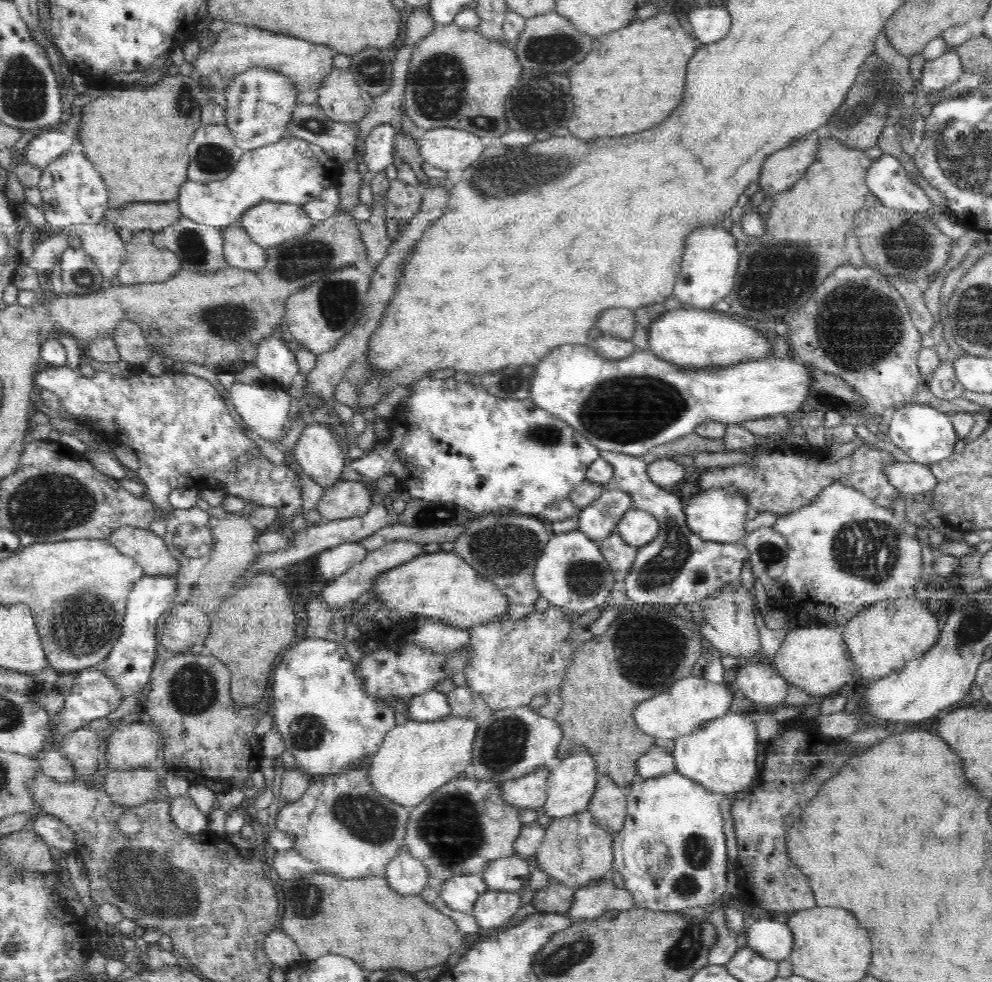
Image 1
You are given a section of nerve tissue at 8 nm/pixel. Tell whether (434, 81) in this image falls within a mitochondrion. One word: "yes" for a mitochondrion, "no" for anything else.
yes

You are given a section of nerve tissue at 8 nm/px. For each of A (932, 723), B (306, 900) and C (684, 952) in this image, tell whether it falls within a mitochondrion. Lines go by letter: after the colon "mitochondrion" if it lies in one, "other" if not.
A: other
B: mitochondrion
C: mitochondrion

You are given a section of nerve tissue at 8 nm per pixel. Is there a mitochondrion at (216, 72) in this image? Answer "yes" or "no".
no

